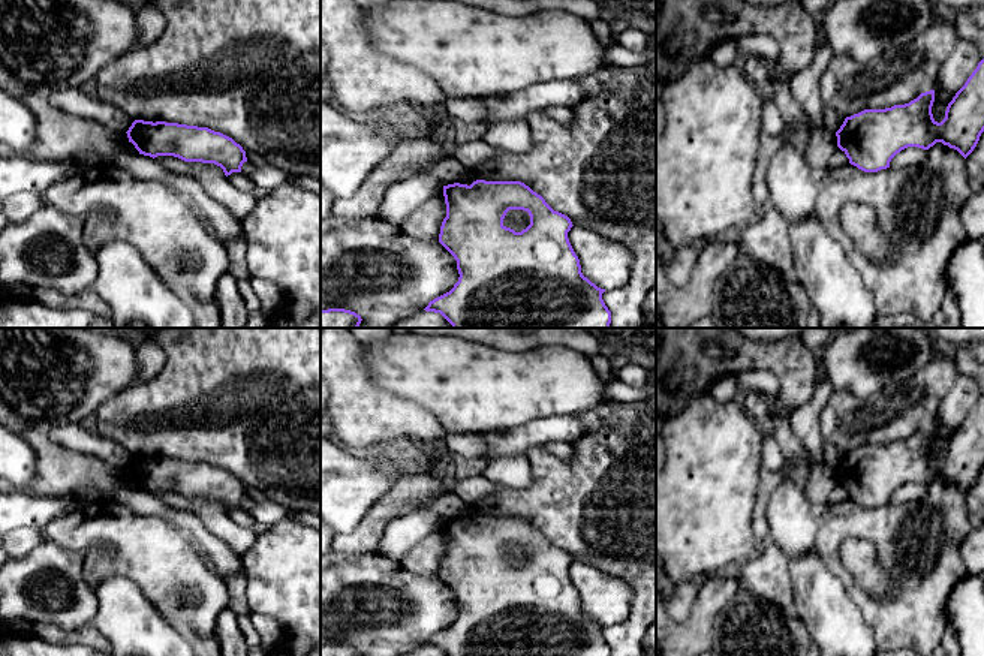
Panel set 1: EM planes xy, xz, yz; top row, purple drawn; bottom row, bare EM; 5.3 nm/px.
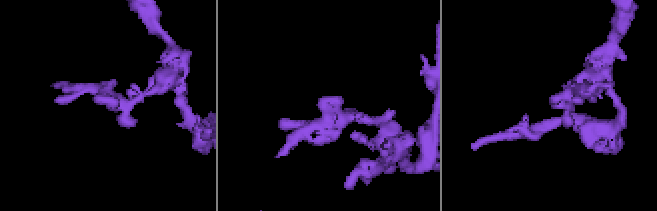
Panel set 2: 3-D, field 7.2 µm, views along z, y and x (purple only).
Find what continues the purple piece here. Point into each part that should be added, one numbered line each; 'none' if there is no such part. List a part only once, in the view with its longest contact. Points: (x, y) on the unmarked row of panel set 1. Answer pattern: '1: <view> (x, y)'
none

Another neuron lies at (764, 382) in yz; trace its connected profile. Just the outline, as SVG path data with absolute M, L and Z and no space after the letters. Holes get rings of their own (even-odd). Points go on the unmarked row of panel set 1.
M749 370L737 373L735 377L741 389L762 394L767 400L779 395L780 382L776 374L768 370Z

